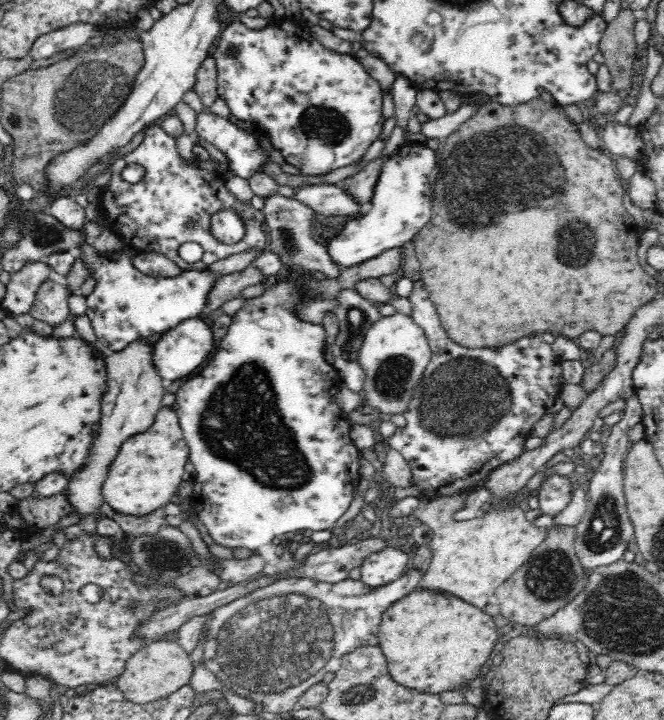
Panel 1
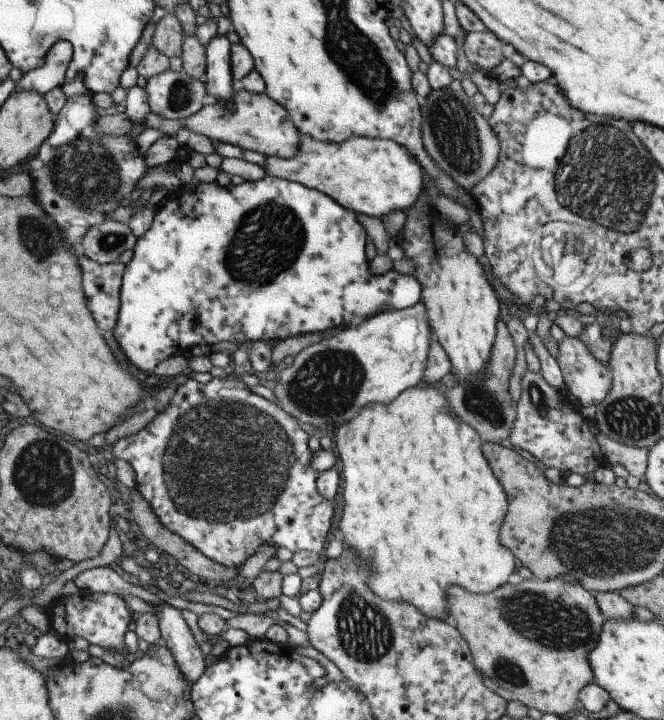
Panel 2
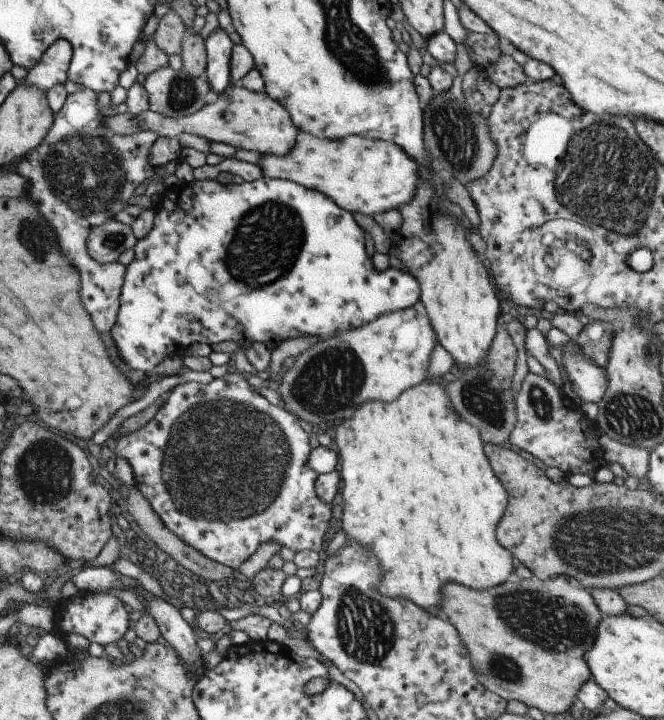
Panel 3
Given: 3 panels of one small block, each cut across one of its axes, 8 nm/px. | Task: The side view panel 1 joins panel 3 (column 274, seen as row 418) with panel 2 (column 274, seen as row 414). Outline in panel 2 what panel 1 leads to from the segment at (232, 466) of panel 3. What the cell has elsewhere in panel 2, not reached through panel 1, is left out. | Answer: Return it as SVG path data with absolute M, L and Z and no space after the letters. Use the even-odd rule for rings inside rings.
M231 370L221 381L213 378L210 382L203 384L188 379L185 383L178 385L172 398L170 398L170 403L163 412L159 412L150 423L136 434L116 442L114 451L108 452L108 458L109 460L121 459L131 464L135 474L136 489L148 500L158 520L170 532L181 536L184 541L189 542L204 556L227 567L240 567L262 544L275 544L279 547L288 548L293 553L308 551L324 555L327 545L326 536L328 536L328 530L332 526L332 517L334 516L334 503L333 500L326 500L317 489L319 472L314 470L310 462L313 456L313 452L308 445L311 435L310 430L302 426L300 422L291 417L276 403L270 402L250 391L250 387L242 382L239 374Z

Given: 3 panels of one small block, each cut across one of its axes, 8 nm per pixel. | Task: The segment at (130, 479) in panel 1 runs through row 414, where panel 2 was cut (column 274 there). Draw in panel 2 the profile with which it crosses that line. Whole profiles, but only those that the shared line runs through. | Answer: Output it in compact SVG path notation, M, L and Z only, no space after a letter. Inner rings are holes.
M300 134L296 154L298 156L287 159L266 157L263 166L266 174L316 188L342 204L342 208L358 214L384 216L392 210L403 211L404 208L415 205L420 192L426 191L424 180L430 182L424 168L405 146L391 140L350 137L342 144L332 144Z

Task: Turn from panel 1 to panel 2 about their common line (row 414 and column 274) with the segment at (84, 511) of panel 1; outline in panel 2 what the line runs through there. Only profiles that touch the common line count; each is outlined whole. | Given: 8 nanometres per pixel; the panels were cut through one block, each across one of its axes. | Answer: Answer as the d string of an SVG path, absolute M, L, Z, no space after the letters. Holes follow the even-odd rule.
M238 85L231 101L209 101L198 112L183 119L167 119L150 111L145 118L144 127L160 131L168 137L174 137L179 130L186 128L190 132L204 134L213 143L230 143L244 150L258 151L266 157L283 159L296 154L300 140L299 129L294 126L289 112L281 104L274 102L265 92L254 94Z

